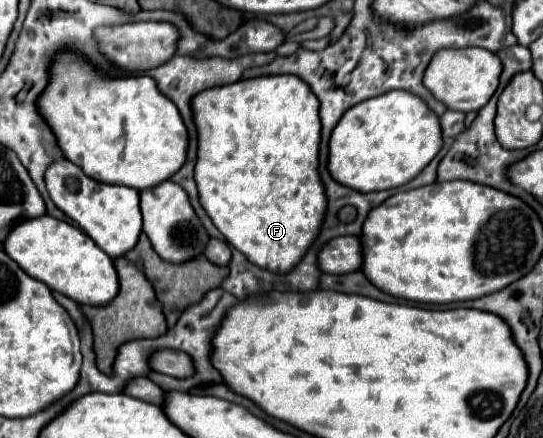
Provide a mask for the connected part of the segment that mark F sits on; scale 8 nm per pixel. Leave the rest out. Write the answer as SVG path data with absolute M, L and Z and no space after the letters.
M260 76L200 92L192 100L192 114L198 132L194 180L202 208L222 236L250 262L272 272L288 272L318 236L326 212L326 194L318 176L320 118L316 96L298 76Z

